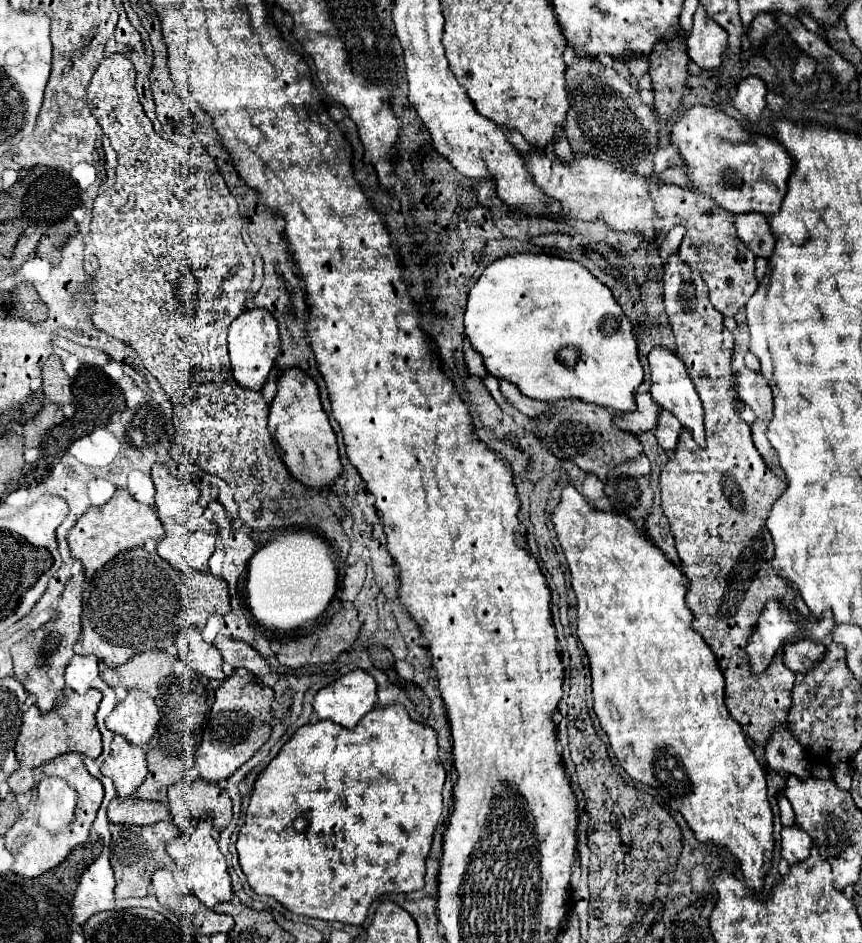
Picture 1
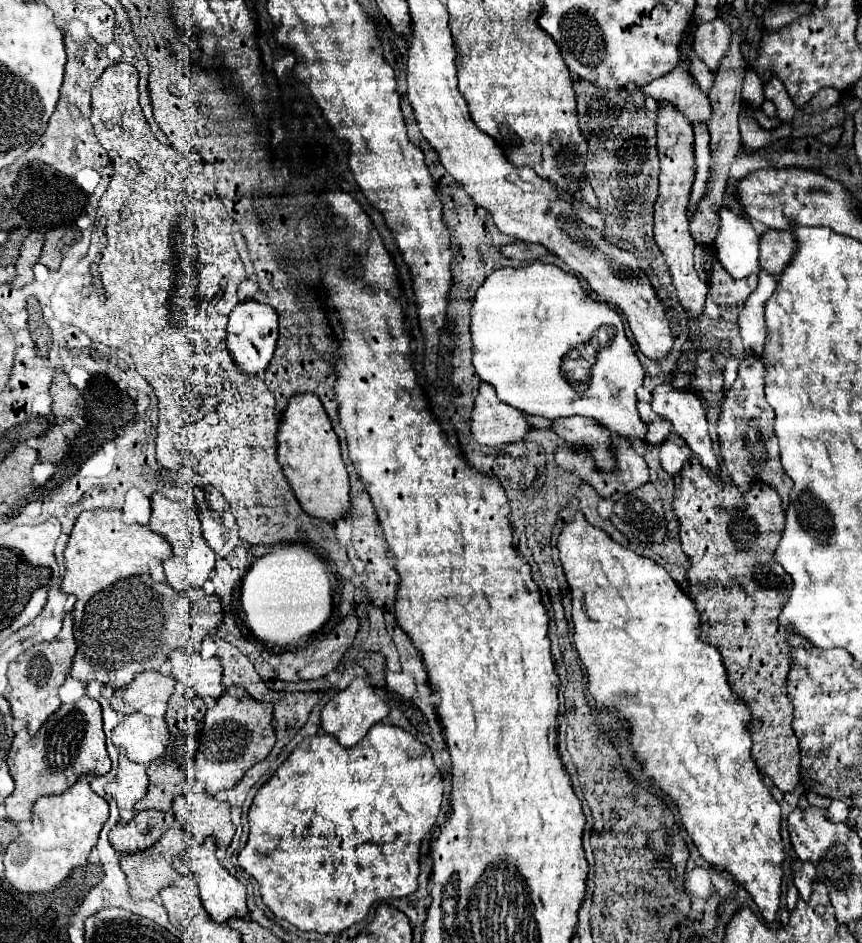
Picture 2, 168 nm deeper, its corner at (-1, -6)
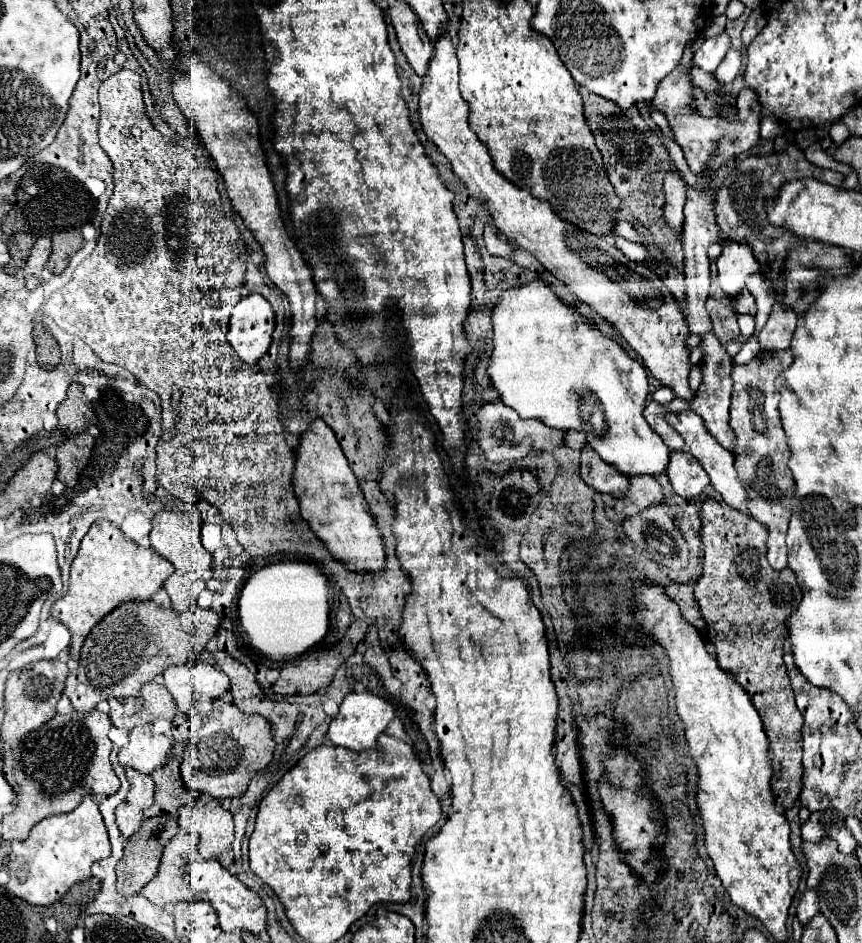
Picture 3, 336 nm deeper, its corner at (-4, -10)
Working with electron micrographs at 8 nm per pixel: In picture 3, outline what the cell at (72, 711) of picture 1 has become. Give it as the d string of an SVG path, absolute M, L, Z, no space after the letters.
M97 709L89 713L55 715L45 727L33 731L25 743L5 753L3 773L17 793L17 807L3 819L3 839L27 839L37 821L73 811L83 795L109 795L119 789L119 779L109 761L113 747L107 737L109 727L111 721Z

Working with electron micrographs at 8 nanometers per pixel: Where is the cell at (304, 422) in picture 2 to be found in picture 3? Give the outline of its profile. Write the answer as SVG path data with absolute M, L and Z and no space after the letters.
M315 419L299 437L299 447L295 451L293 489L301 505L303 519L327 545L335 559L345 561L349 571L375 573L385 569L383 539L375 527L375 519L369 513L359 479L353 475L333 429L323 419Z

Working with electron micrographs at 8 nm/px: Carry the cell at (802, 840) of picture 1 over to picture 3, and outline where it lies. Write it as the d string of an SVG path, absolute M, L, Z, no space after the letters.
M805 889L805 893L801 895L801 901L797 905L797 917L801 921L801 925L805 925L813 915L819 913L819 901L817 901L817 893L813 889Z

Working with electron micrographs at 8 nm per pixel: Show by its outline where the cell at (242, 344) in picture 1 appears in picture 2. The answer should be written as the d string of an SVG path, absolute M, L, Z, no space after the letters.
M258 301L238 303L230 313L226 331L228 331L228 337L226 337L228 351L234 357L234 363L238 365L240 371L256 375L268 367L278 341L278 315L270 305L258 303Z

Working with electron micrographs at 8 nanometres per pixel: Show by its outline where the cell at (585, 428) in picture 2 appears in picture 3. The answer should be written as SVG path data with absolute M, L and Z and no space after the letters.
M591 445L581 449L581 477L599 493L607 493L613 497L625 495L629 489L629 477L619 473L613 465L605 463Z

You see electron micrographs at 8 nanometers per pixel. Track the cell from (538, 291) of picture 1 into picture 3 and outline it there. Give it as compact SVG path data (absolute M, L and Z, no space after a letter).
M545 279L513 285L503 291L501 301L491 311L493 353L487 375L501 401L517 411L521 419L541 419L553 429L577 429L587 435L587 443L599 457L615 465L623 475L659 475L669 463L669 449L643 419L649 397L645 369L627 351L603 333L597 323L589 323L573 305L565 305Z

